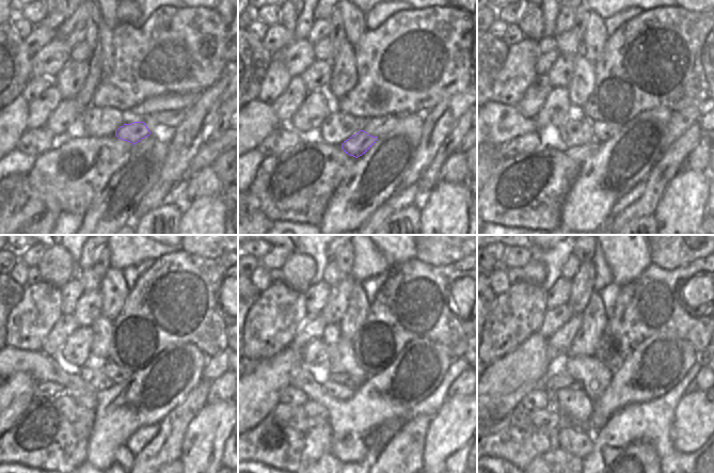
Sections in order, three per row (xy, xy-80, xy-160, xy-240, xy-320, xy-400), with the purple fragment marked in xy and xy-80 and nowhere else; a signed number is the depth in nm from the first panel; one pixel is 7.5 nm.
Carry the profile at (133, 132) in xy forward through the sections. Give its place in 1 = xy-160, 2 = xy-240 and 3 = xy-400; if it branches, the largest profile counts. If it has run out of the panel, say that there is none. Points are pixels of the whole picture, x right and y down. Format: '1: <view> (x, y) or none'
1: xy-160 (582, 153)
2: xy-240 (88, 398)
3: xy-400 (549, 419)

